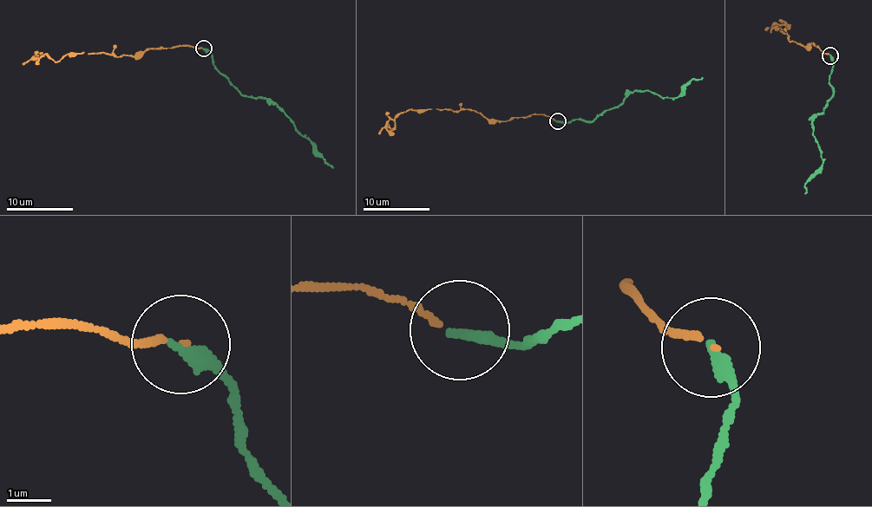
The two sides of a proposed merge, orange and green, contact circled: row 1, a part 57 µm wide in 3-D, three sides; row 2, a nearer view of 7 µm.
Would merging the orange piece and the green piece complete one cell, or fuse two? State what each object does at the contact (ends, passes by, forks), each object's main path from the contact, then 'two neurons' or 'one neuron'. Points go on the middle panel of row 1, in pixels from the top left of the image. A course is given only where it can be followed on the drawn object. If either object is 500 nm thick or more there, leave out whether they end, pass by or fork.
orange ends there; green ends there; orange runs (557, 120), (541, 113), (498, 121), (488, 120), (474, 110), (465, 108), (409, 109), (386, 122), (379, 133); green runs (557, 120), (590, 121), (619, 107), (636, 91), (674, 98), (682, 87), (703, 77); two neurons

